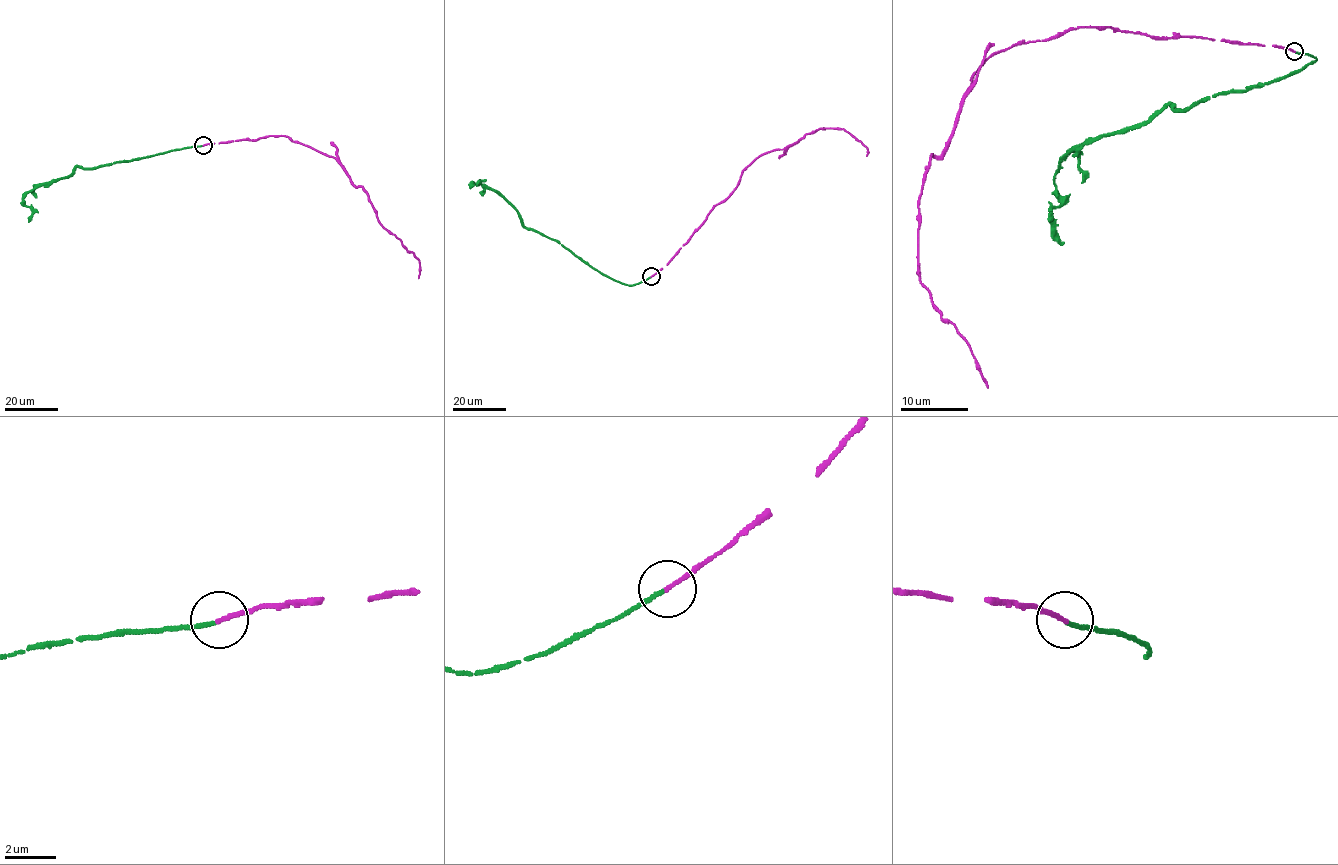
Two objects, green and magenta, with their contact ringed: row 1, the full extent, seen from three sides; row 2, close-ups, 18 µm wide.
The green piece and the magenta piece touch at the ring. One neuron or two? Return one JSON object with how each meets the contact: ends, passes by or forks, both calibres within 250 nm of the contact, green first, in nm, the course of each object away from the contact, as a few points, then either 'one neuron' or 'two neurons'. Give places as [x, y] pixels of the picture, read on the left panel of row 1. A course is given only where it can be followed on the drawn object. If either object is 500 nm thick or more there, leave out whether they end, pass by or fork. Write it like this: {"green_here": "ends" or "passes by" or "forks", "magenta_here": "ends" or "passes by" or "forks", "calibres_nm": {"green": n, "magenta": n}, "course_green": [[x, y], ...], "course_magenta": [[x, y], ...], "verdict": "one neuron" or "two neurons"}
{"green_here": "ends", "magenta_here": "ends", "calibres_nm": {"green": 150, "magenta": 170}, "course_green": [[202, 145], [92, 168], [76, 167], [69, 175], [37, 185], [26, 194], [23, 201], [32, 210], [28, 221]], "course_magenta": [[203, 145], [285, 135], [335, 159], [351, 183], [363, 188], [378, 221], [418, 259], [418, 278]], "verdict": "one neuron"}

